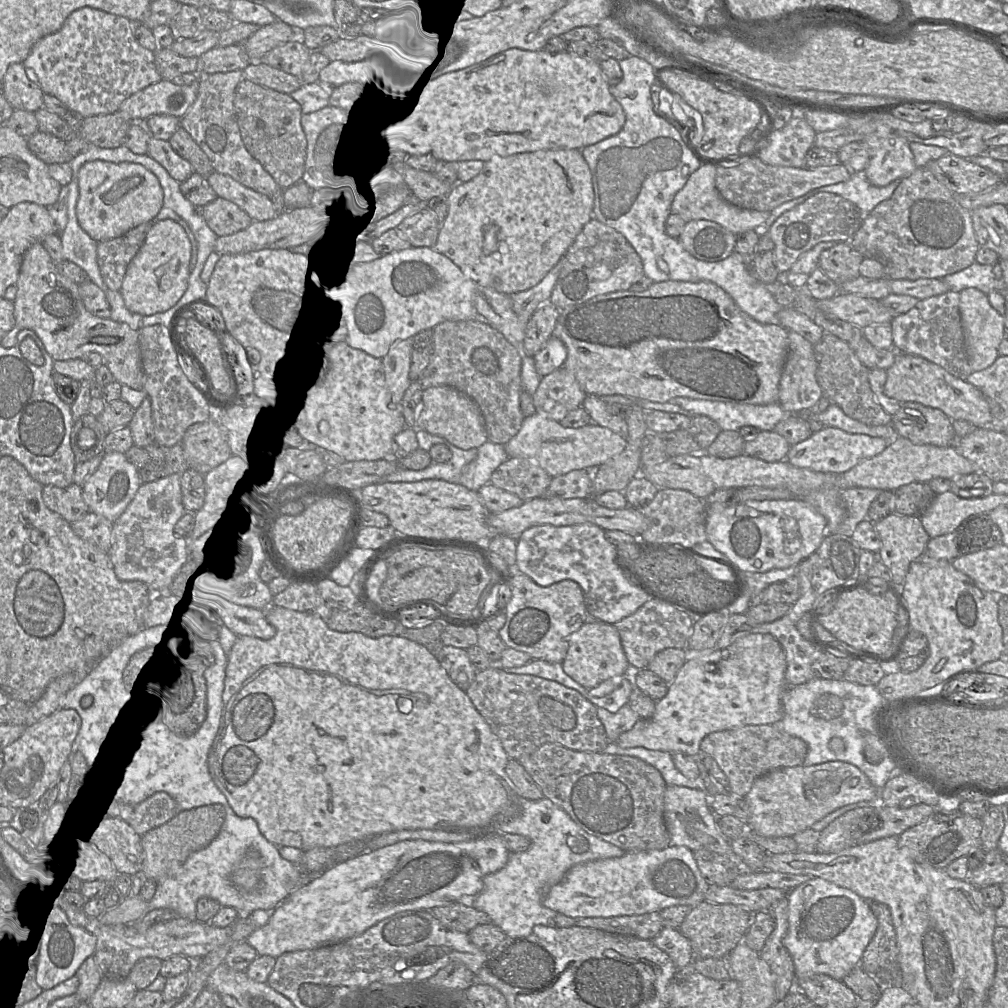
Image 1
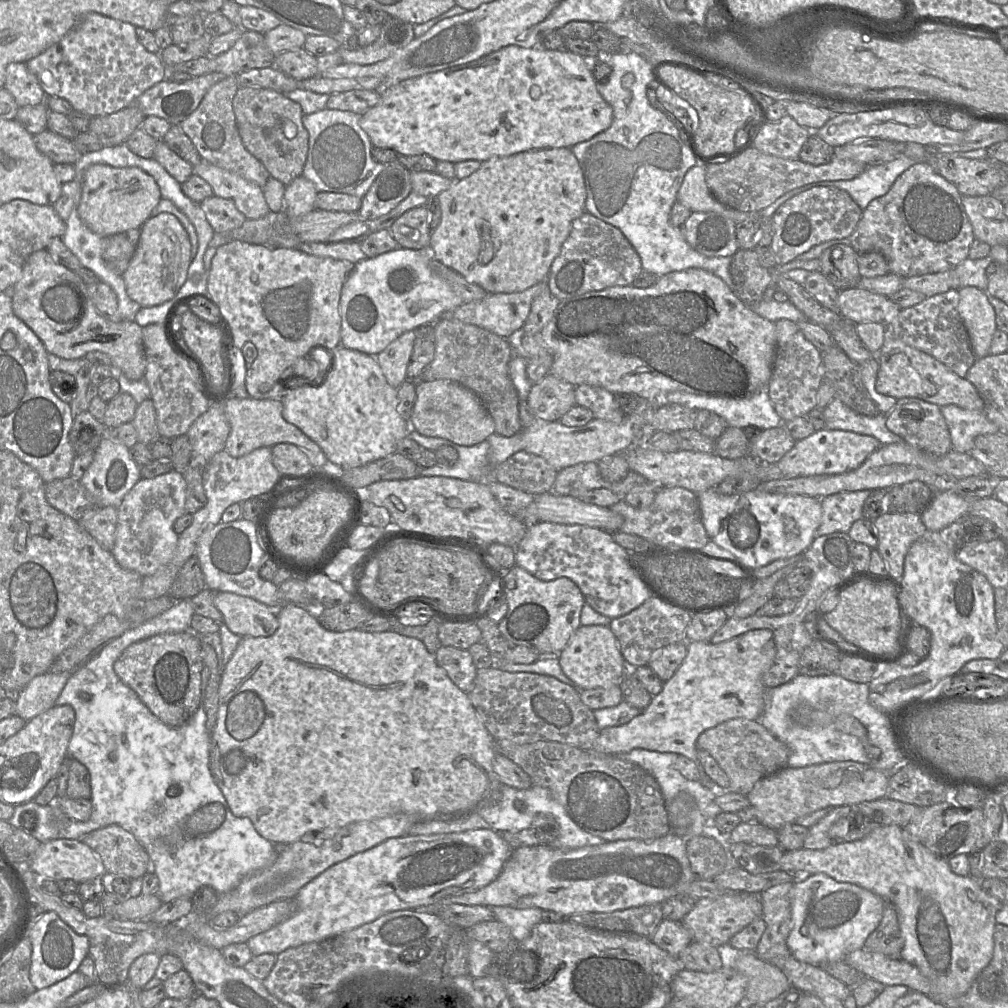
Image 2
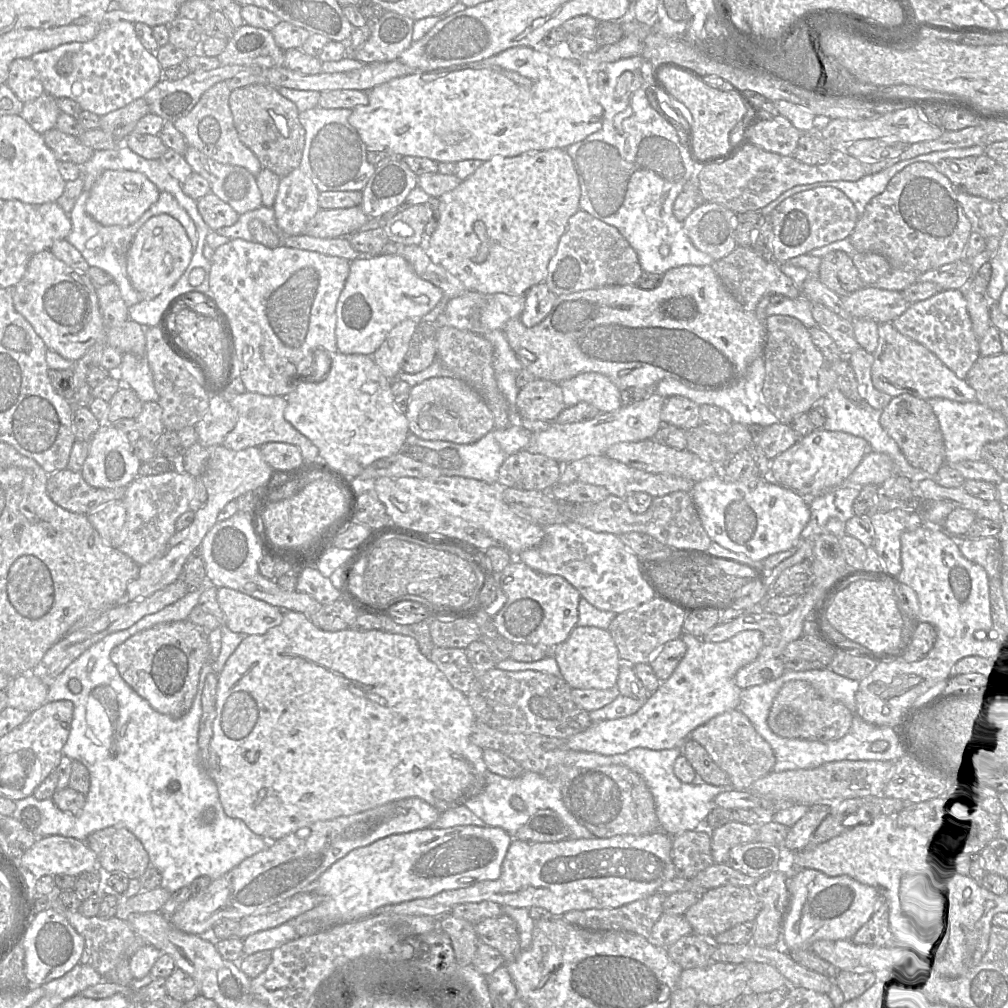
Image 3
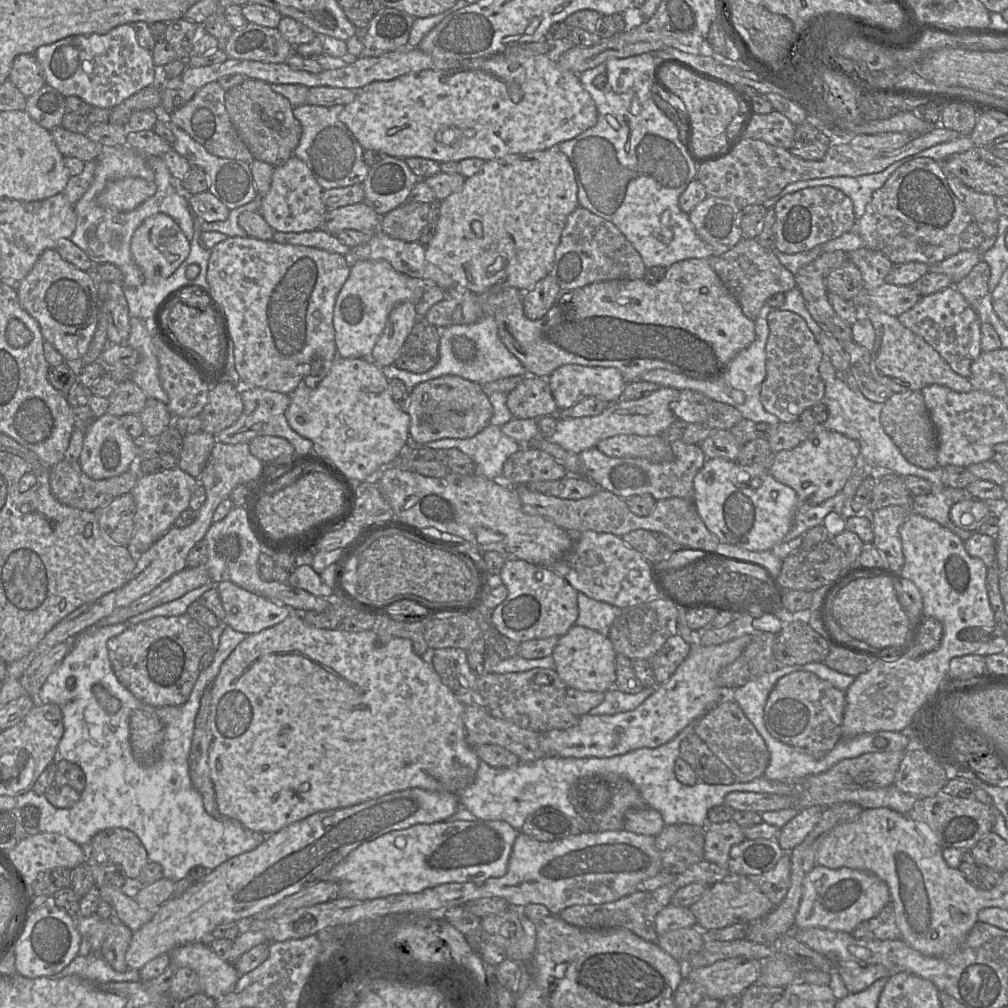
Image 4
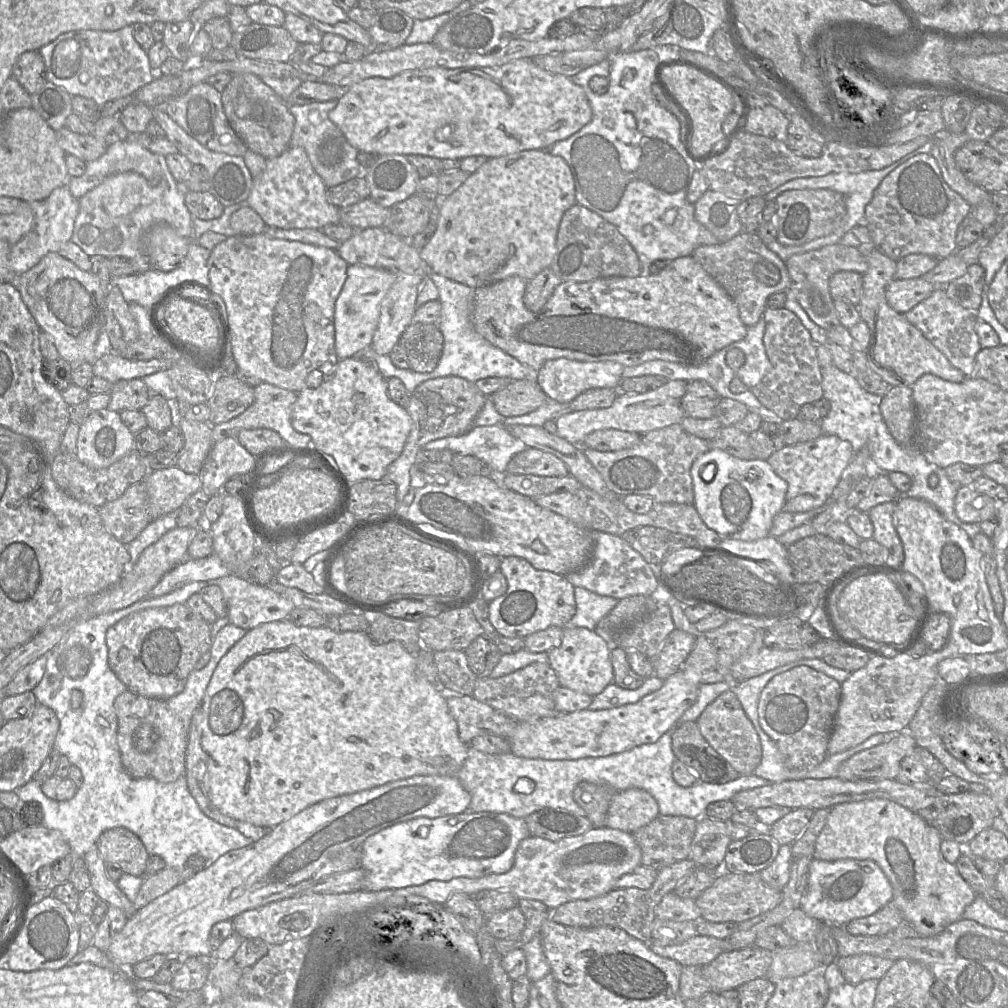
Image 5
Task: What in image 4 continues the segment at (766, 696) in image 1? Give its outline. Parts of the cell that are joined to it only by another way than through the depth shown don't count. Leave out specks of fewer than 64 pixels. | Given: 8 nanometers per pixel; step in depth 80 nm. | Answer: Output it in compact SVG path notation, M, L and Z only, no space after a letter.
M679 609L677 634L691 645L691 650L669 680L657 685L654 692L632 711L613 715L585 714L580 716L578 724L571 728L540 733L540 745L546 755L562 758L606 758L623 755L639 748L656 748L669 742L689 723L699 719L712 706L725 698L722 697L722 691L725 690L721 690L717 685L720 670L735 661L751 642L750 636L744 635L723 644L702 646L699 643L699 633L690 629L685 620L685 611Z

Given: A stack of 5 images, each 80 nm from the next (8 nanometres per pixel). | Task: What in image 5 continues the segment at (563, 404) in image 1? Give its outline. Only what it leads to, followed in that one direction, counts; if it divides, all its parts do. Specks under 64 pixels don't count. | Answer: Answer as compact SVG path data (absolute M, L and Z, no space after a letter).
M535 379L516 380L487 396L503 417L522 416L538 409L547 399Z

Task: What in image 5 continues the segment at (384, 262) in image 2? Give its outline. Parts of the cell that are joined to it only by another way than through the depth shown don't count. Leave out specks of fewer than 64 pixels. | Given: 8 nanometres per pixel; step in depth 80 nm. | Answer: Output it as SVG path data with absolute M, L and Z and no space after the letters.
M348 266L347 277L335 302L334 311L335 352L339 359L365 357L378 326L381 302L395 278L396 272L383 268Z

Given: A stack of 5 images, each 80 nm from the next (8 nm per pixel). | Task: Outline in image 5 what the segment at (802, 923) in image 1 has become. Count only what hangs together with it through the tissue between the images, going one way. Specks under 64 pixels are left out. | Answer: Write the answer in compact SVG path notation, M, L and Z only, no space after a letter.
M814 858L808 872L807 890L800 908L810 917L831 926L842 926L856 918L870 916L893 899L893 889L882 869L872 860L841 859L824 861Z

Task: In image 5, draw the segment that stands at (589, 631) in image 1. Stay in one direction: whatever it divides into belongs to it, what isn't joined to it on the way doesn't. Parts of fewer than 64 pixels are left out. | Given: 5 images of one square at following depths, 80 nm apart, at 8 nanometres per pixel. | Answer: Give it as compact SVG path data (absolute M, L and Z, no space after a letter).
M585 627L564 628L561 645L549 650L549 665L563 687L595 696L613 682L613 666L610 658L611 641L600 632Z

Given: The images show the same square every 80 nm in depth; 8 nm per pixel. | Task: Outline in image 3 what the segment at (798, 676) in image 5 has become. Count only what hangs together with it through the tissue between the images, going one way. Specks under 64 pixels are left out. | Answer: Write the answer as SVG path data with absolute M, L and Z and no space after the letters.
M802 680L786 682L775 697L767 719L770 729L780 737L813 741L834 741L846 735L853 714L842 703L823 699L814 687Z

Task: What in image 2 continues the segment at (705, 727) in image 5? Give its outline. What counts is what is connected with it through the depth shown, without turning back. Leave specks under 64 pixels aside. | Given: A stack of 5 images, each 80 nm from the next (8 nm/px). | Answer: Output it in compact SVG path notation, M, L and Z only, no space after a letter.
M734 718L724 721L702 732L697 747L708 752L729 777L730 786L725 790L746 796L760 779L788 767L789 748L758 720Z

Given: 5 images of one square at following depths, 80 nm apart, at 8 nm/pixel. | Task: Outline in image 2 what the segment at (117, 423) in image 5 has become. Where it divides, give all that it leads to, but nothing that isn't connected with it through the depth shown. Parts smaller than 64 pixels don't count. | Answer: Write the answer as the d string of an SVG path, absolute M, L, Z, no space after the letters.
M103 438L95 449L93 460L80 481L97 501L99 507L118 508L124 496L140 478L140 466L132 459L130 449L119 441Z

